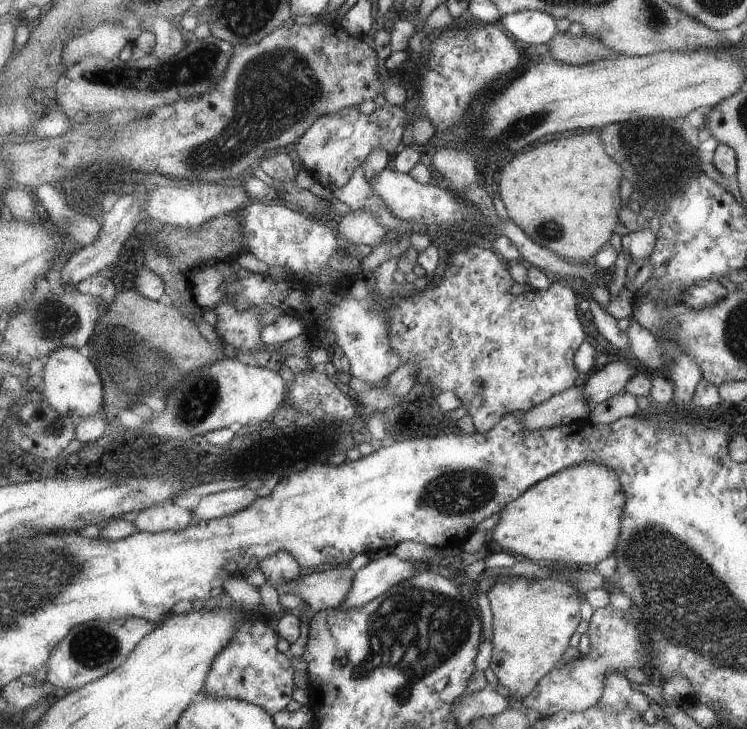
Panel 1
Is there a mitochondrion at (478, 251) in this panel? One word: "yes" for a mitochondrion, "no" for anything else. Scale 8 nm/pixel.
no

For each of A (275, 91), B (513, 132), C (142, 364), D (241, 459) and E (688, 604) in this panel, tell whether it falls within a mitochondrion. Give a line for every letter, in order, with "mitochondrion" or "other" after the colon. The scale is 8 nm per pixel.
A: mitochondrion
B: mitochondrion
C: mitochondrion
D: other
E: mitochondrion

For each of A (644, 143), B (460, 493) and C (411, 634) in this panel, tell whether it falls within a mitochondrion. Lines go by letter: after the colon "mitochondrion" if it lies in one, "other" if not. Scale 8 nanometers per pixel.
A: mitochondrion
B: mitochondrion
C: mitochondrion

